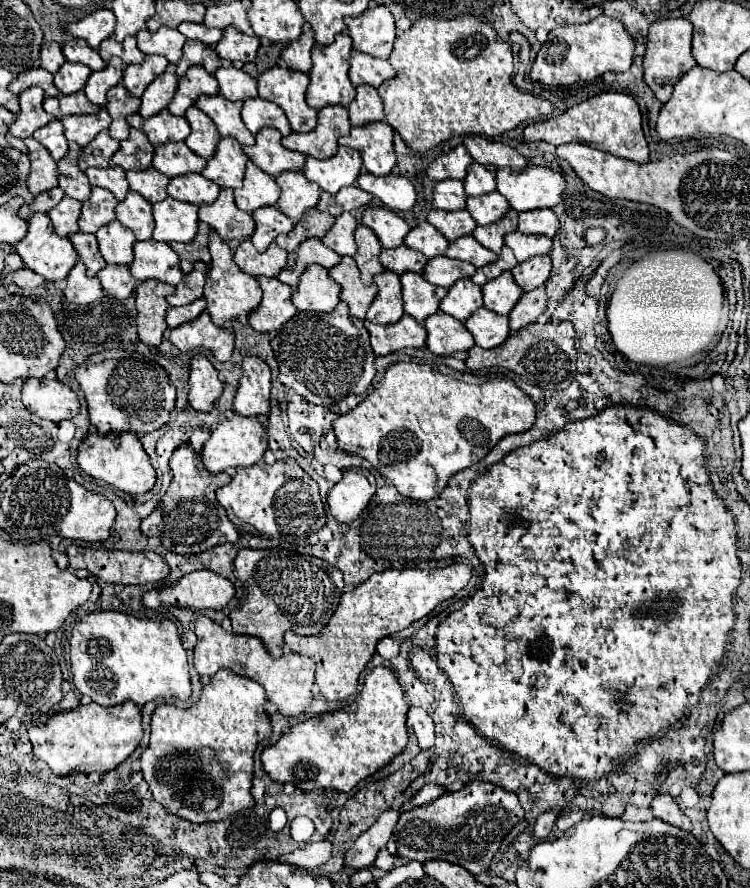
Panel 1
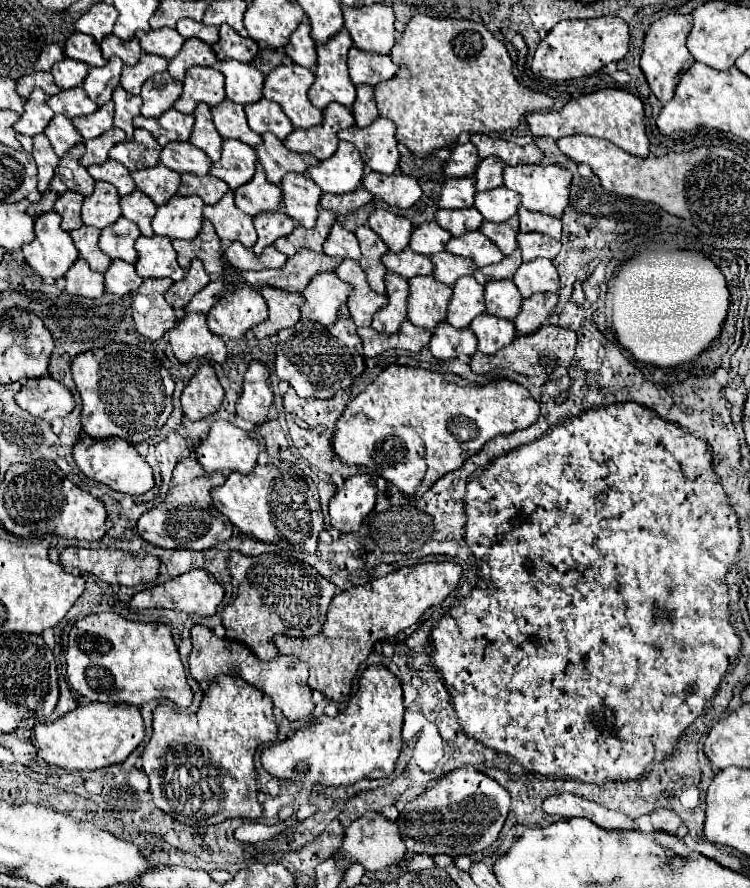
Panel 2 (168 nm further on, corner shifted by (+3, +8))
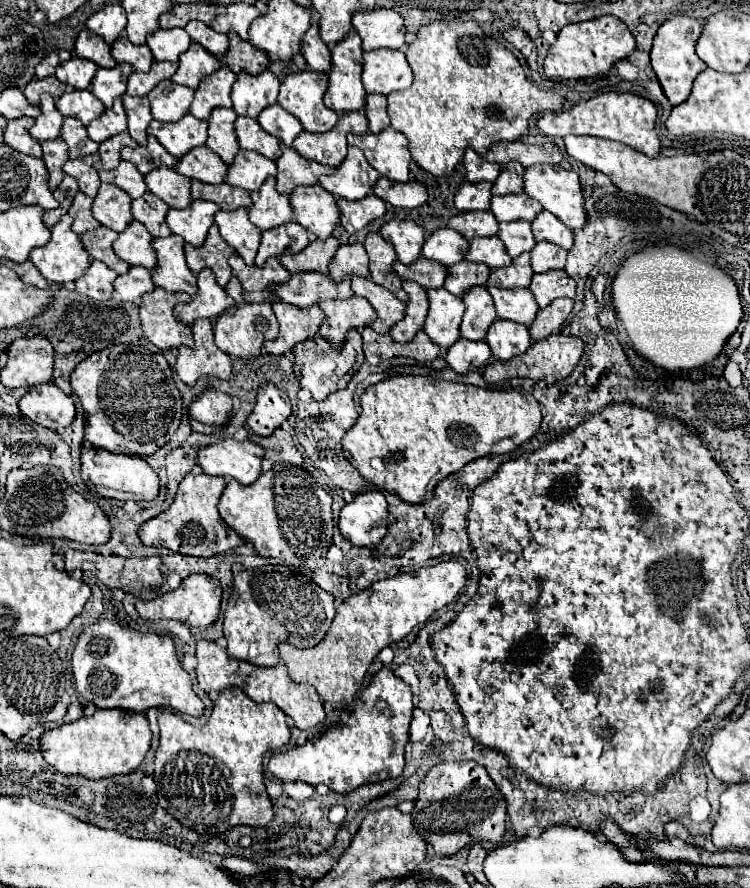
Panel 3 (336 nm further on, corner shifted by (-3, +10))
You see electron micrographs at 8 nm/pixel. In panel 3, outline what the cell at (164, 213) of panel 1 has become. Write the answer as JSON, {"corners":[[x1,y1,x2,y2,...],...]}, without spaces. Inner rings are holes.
{"corners":[[198,199,186,209,170,209,166,215,166,223,172,229,172,233,184,237,186,243,200,247,208,235,208,229,214,223,216,211,216,203]]}

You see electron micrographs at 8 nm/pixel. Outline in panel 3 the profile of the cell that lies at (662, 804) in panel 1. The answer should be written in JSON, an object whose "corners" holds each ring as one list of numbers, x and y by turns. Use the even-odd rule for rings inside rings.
{"corners":[[670,821,670,823,666,825,666,837,668,837,668,839,674,839,674,837,676,837,676,839,682,839,684,843,690,843,690,845,694,843,694,839,690,837,690,833,686,831,686,827,684,827,680,821]]}

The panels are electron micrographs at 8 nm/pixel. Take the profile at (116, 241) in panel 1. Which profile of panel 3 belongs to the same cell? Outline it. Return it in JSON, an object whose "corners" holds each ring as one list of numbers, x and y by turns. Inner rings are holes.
{"corners":[[132,221,128,229,118,235,114,251,122,261,130,265,142,265,146,269,152,269,158,263,156,251,152,249,152,235,138,221]]}

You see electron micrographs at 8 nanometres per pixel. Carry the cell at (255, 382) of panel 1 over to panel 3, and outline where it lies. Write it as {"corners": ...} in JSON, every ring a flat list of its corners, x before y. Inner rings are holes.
{"corners":[[272,383,258,391,258,401,248,417,250,429,260,437,270,437,290,417,290,399]]}

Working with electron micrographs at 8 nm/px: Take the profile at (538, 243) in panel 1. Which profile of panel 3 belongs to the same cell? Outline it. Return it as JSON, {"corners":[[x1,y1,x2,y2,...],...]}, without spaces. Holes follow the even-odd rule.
{"corners":[[536,243,530,255,532,255,534,273,544,273,550,269,564,269,568,253,552,243]]}

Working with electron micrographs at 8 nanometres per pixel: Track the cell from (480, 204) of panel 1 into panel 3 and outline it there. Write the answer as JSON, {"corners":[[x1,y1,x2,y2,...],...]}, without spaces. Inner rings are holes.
{"corners":[[526,193,492,197,492,213,498,221,534,221,542,211,540,203,530,199]]}

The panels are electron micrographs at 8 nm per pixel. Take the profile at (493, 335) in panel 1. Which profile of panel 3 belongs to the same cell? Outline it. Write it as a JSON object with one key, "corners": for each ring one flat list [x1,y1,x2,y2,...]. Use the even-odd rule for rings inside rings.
{"corners":[[498,319,486,335,486,343,492,349,496,361,510,361,516,355,522,355,530,345,528,327,520,327,516,323,508,323]]}

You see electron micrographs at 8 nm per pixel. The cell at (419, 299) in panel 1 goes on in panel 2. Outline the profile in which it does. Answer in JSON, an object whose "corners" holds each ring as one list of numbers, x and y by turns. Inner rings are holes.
{"corners":[[432,275,412,277,408,279,408,285,408,319,418,327,434,329,434,325,446,319,446,305,452,289]]}

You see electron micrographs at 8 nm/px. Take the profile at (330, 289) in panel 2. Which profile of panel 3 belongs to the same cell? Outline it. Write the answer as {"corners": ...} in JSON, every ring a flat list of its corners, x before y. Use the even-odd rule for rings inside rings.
{"corners":[[360,297,346,299,346,301,340,299,324,301,320,303,320,309,328,317,328,323,324,323,320,335,324,335,324,339,336,349,344,345,348,331,352,329,362,331,364,327,376,321,376,311,372,311,372,305]]}

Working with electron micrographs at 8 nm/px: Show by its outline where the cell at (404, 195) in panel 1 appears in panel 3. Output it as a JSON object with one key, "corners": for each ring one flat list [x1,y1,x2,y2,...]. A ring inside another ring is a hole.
{"corners":[[380,179,374,187,374,195,380,197,382,201,390,203,396,209,416,209,420,207,426,199,426,187,418,181,408,181,408,183,392,183,390,179]]}

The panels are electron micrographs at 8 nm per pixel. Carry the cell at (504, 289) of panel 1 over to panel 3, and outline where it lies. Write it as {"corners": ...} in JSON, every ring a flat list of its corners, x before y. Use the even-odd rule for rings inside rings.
{"corners":[[488,287,488,291,494,299,494,305,496,305,496,311,498,311,500,319,522,323,526,327,532,325,540,307,538,307,530,289,504,291,500,287]]}

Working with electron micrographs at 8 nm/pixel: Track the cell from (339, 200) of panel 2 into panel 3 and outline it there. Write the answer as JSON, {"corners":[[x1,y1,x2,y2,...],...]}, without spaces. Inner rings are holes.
{"corners":[[368,195,368,199,360,199,360,203,348,203,346,199,340,199,338,207,342,211,340,225,346,229,346,233,358,233,386,213,386,203,376,199,376,195]]}

